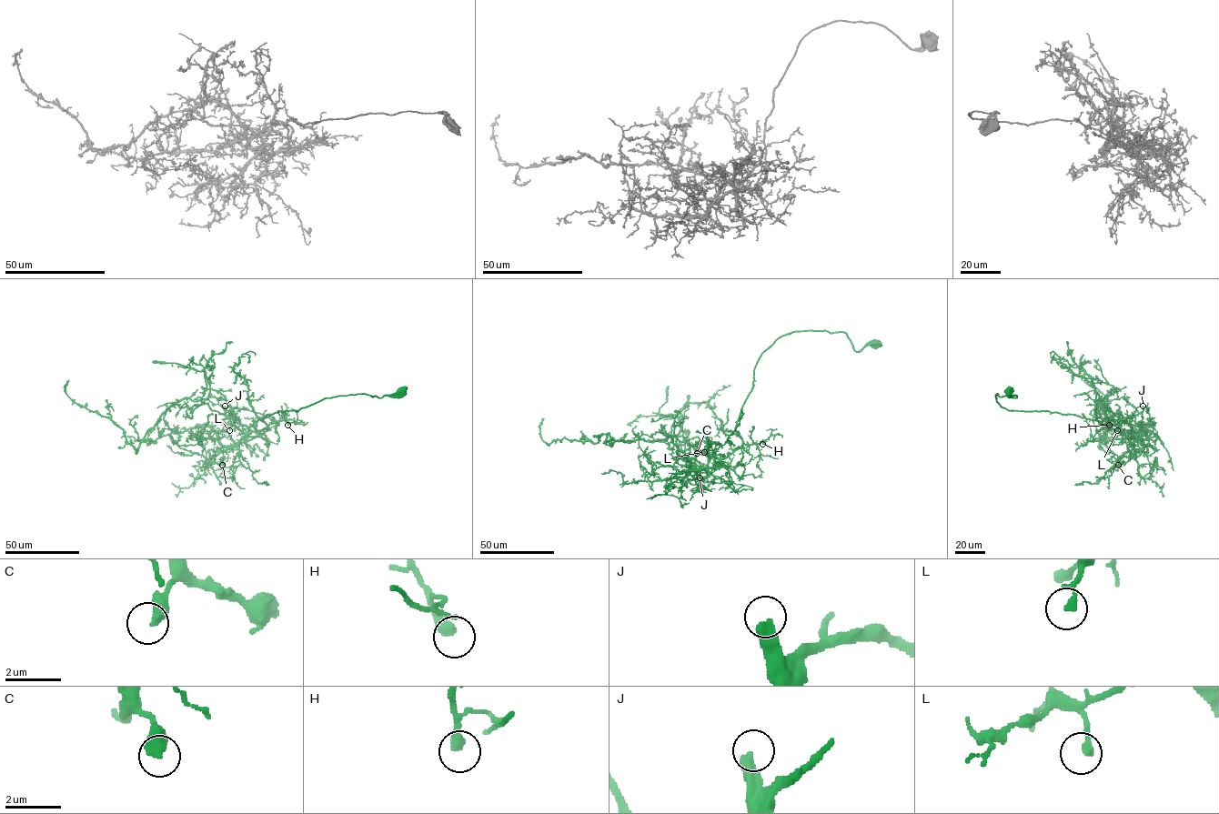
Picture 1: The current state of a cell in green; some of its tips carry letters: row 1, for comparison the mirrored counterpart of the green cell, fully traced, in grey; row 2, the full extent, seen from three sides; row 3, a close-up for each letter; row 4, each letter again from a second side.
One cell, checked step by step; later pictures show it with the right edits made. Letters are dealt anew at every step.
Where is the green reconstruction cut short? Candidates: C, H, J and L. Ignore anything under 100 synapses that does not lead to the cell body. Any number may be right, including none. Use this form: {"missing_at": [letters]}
{"missing_at": ["J"]}

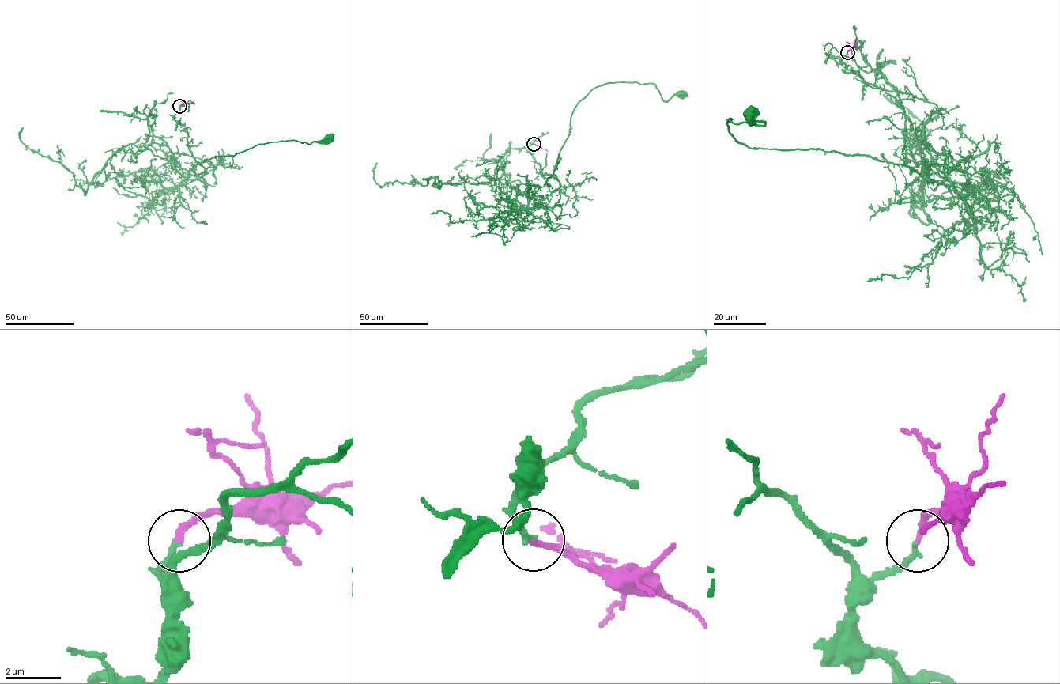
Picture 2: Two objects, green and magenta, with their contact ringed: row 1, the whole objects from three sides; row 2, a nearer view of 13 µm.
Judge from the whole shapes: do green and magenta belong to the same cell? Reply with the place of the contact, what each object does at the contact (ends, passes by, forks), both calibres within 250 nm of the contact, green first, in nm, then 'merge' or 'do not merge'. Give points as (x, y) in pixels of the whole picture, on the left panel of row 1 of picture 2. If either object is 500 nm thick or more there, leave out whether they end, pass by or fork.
(179, 106) | green ends | magenta ends | 220/220 nm | merge

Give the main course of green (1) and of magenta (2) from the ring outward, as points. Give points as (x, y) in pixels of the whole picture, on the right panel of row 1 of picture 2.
1: (847, 52), (842, 61), (903, 110), (904, 164), (749, 149), (727, 121), (763, 125), (752, 114)
2: (847, 52), (854, 47), (861, 46)

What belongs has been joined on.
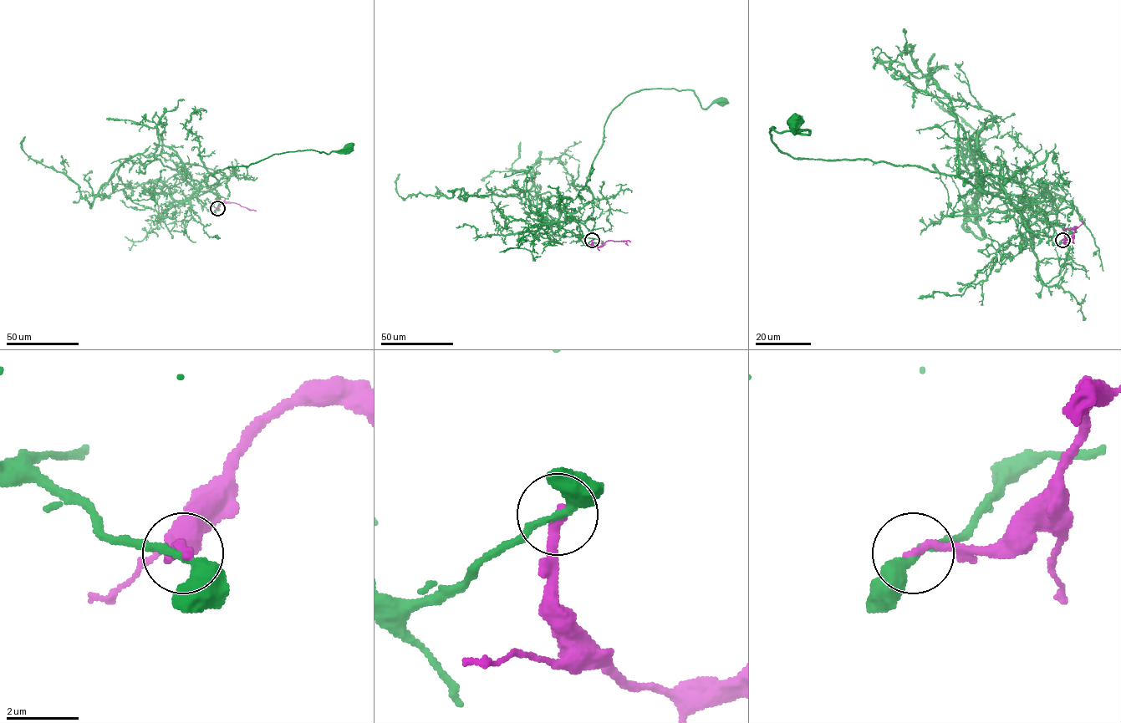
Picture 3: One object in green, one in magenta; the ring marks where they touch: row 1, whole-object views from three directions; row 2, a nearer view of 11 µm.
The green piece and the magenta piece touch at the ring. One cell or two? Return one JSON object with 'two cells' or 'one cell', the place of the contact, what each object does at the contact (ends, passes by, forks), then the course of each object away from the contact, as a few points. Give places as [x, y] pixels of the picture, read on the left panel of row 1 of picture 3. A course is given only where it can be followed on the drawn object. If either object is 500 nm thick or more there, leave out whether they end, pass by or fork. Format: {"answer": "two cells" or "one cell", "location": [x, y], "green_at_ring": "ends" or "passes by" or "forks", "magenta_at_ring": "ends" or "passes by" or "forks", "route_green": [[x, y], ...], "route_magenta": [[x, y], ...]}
{"answer": "two cells", "location": [217, 208], "green_at_ring": "passes by", "magenta_at_ring": "ends", "route_green": [[218, 208], [196, 191], [218, 184], [211, 175], [218, 170], [275, 154], [349, 147]], "route_magenta": [[218, 208], [222, 202], [226, 202], [253, 209]]}

